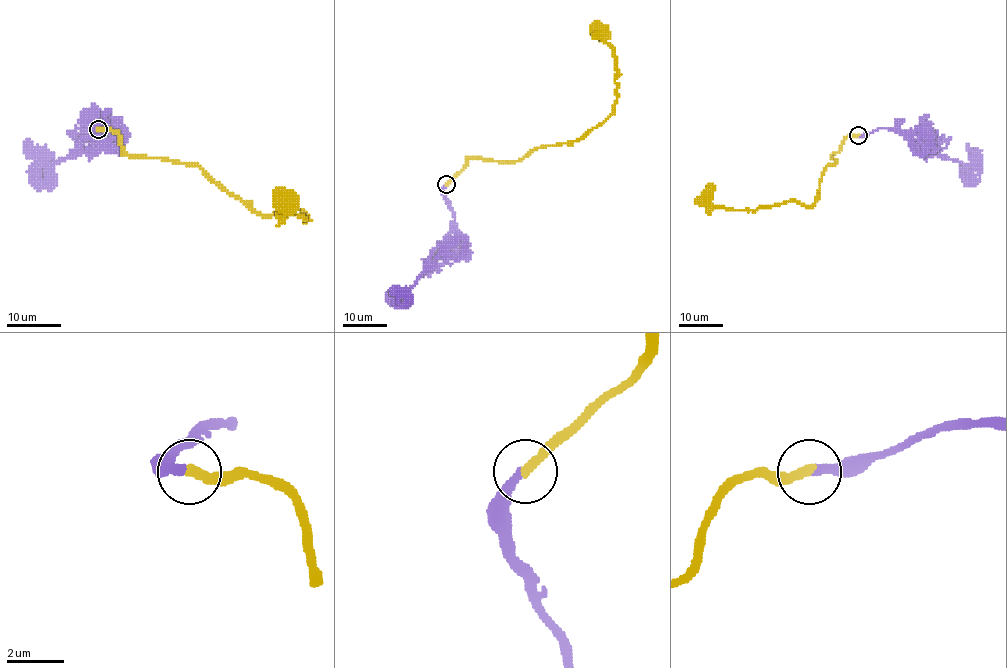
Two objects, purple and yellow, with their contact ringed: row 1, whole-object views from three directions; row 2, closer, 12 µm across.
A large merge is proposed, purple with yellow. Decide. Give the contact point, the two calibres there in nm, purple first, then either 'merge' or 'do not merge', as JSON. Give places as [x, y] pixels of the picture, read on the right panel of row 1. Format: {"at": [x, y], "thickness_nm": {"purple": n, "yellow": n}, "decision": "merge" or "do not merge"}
{"at": [858, 135], "thickness_nm": {"purple": 300, "yellow": 320}, "decision": "merge"}

